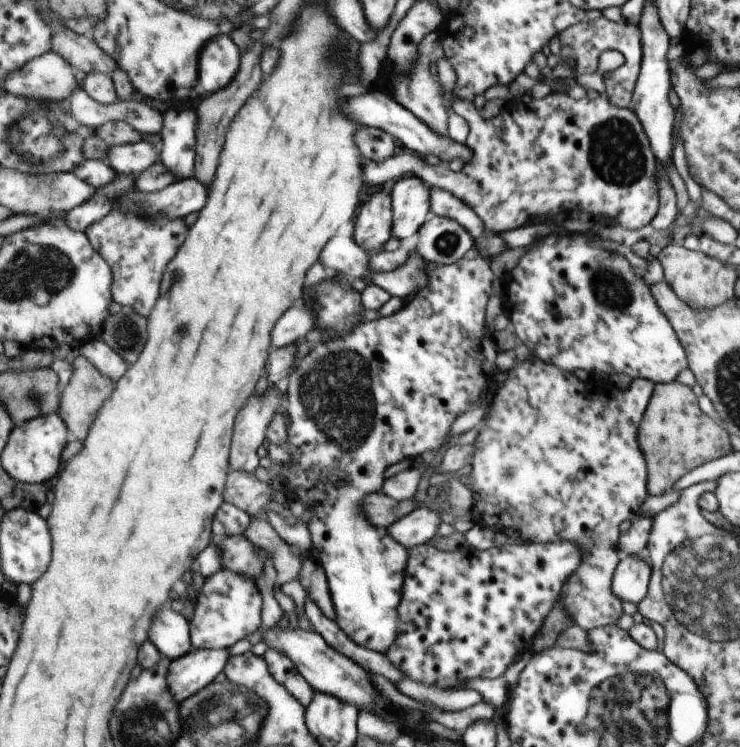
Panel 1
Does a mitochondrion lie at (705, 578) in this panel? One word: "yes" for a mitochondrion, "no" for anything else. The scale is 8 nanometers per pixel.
yes

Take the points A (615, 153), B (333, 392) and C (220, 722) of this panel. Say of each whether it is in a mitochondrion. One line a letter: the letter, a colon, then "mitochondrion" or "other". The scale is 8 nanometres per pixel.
A: mitochondrion
B: mitochondrion
C: mitochondrion

